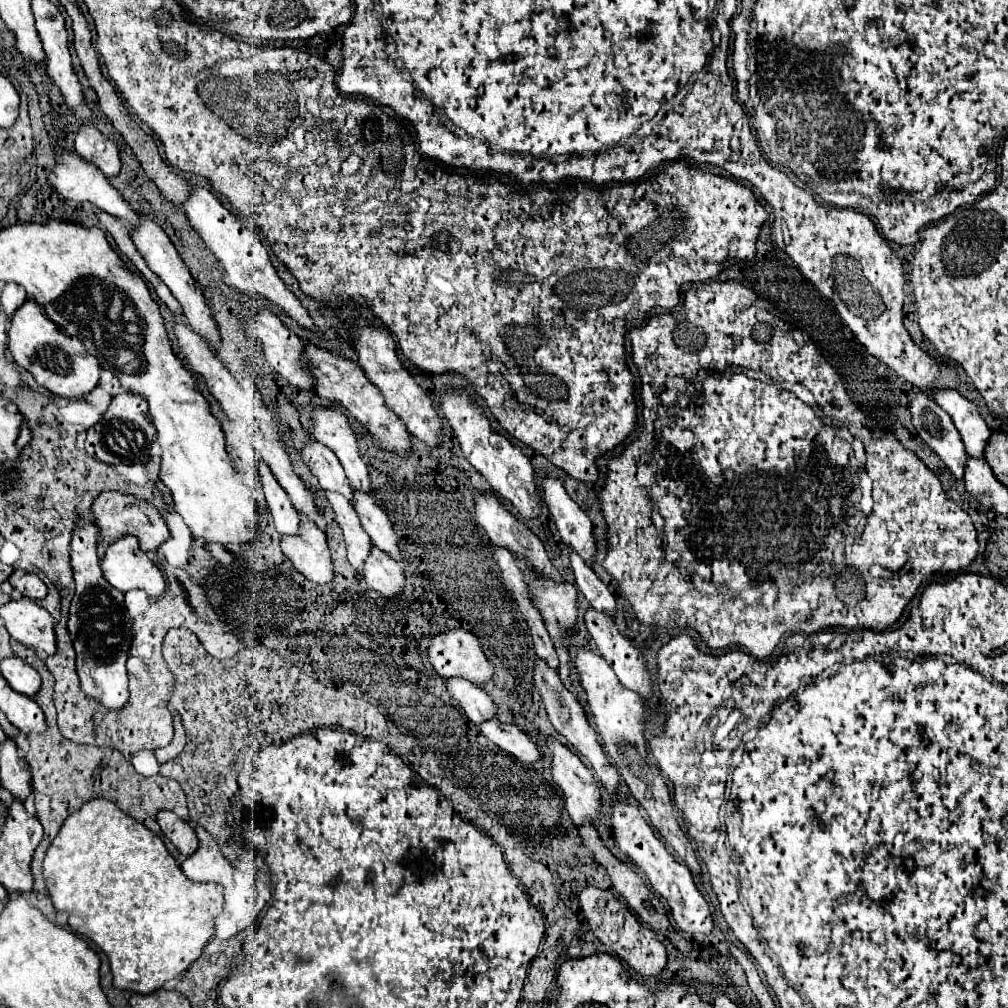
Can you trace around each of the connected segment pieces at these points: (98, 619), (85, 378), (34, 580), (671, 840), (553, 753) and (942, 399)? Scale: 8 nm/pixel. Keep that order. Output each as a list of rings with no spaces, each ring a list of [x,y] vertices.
[[[76,520],[76,526],[70,544],[76,594],[68,618],[68,632],[76,650],[76,672],[80,688],[88,698],[94,698],[108,710],[120,710],[128,702],[126,660],[132,644],[130,616],[124,608],[124,594],[110,586],[102,576],[96,550],[98,530],[90,520]]]
[[[32,300],[24,302],[12,316],[12,326],[8,330],[8,350],[12,352],[18,366],[26,368],[40,386],[56,396],[82,398],[94,390],[100,380],[100,362],[86,352],[84,344],[64,334],[44,312],[44,308]]]
[[[26,572],[26,574],[14,574],[8,578],[8,582],[26,598],[32,598],[32,600],[40,600],[46,596],[46,584],[32,572]]]
[[[578,648],[578,652],[574,654],[574,668],[580,680],[580,686],[586,692],[586,702],[588,702],[588,710],[594,716],[592,724],[600,736],[600,742],[604,746],[604,752],[610,760],[610,764],[614,764],[620,772],[620,776],[624,778],[630,794],[640,802],[640,806],[648,812],[650,818],[650,826],[658,830],[658,834],[662,836],[664,842],[668,842],[672,846],[672,850],[676,852],[676,856],[686,862],[686,866],[700,876],[700,866],[698,866],[698,858],[692,850],[690,840],[686,838],[686,834],[682,832],[676,816],[674,816],[674,806],[670,800],[670,792],[668,786],[664,782],[662,772],[656,768],[656,764],[648,758],[648,750],[646,750],[646,740],[644,740],[644,720],[646,720],[646,708],[640,700],[640,696],[632,690],[628,690],[626,686],[620,684],[620,680],[616,678],[614,670],[606,664],[606,660],[602,660],[602,656],[594,654],[590,648]]]
[[[554,736],[546,738],[546,746],[552,760],[550,774],[564,792],[566,810],[574,824],[600,816],[600,790],[592,770]]]
[[[950,388],[934,390],[934,400],[954,420],[954,426],[964,440],[966,452],[970,456],[982,456],[986,440],[990,438],[990,428],[986,426],[976,406],[968,402],[960,392]]]

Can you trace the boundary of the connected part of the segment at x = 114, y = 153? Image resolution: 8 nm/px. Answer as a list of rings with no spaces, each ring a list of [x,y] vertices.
[[[88,124],[80,126],[80,130],[76,132],[74,146],[80,158],[98,166],[106,176],[116,176],[120,172],[118,148],[106,136],[102,136],[94,126]]]

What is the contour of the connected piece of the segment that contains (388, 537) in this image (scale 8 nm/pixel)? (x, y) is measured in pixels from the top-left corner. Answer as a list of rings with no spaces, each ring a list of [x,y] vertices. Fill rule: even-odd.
[[[354,490],[354,502],[352,504],[354,504],[354,510],[360,518],[362,528],[368,532],[372,542],[378,548],[384,548],[384,552],[388,552],[394,560],[400,560],[402,552],[398,548],[398,536],[396,536],[388,516],[384,514],[384,510],[374,504],[374,498],[368,496],[366,492]]]

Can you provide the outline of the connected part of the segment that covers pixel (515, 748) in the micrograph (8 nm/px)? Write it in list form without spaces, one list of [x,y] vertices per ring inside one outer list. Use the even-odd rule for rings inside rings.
[[[492,718],[492,720],[482,722],[478,728],[480,728],[482,736],[486,736],[498,748],[516,756],[522,762],[536,762],[540,758],[538,746],[528,738],[528,734],[524,730],[520,730],[514,724],[504,724],[504,722]]]

